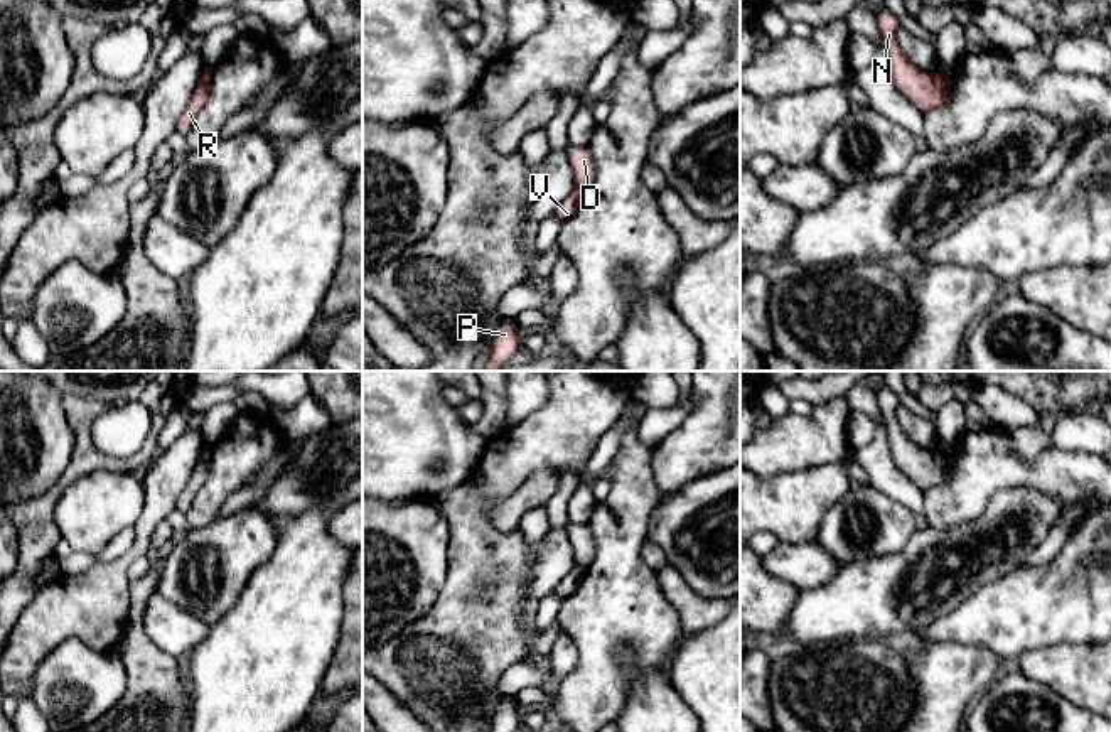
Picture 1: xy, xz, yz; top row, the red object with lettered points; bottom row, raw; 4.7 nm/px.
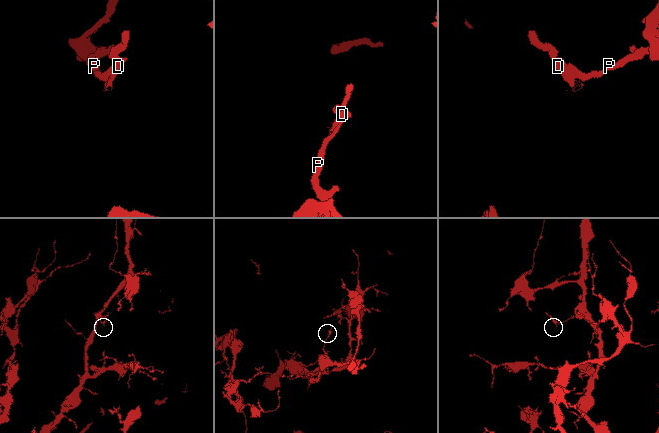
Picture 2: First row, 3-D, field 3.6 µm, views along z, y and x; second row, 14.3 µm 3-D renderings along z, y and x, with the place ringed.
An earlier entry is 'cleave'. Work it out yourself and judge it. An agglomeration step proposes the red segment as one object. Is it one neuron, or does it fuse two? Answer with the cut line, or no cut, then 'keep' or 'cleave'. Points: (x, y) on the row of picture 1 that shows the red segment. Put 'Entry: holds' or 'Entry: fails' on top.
Entry: holds
cut in yz along (934, 75), (934, 83), (944, 91); cleave

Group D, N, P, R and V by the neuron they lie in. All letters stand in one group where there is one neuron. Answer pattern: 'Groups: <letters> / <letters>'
Groups: D N R / P V

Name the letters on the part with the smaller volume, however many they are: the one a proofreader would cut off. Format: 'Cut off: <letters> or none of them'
Cut off: D, N, R

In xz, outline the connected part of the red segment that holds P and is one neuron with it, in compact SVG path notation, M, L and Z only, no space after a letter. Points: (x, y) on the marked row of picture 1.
M516 320L501 326L492 339L489 361L484 371L499 371L502 366L509 364L509 359L516 353L521 337L523 334L516 327Z

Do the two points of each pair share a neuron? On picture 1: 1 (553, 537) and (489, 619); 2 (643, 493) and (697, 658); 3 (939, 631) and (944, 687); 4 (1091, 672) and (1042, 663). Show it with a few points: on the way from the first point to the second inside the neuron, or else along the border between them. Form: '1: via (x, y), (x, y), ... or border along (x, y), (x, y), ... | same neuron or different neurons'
1: border along (531, 557), (526, 596) | different neurons
2: border along (685, 633), (668, 665) | different neurons
3: border along (923, 640), (980, 645) | different neurons
4: via (1079, 672), (1054, 665) | same neuron

